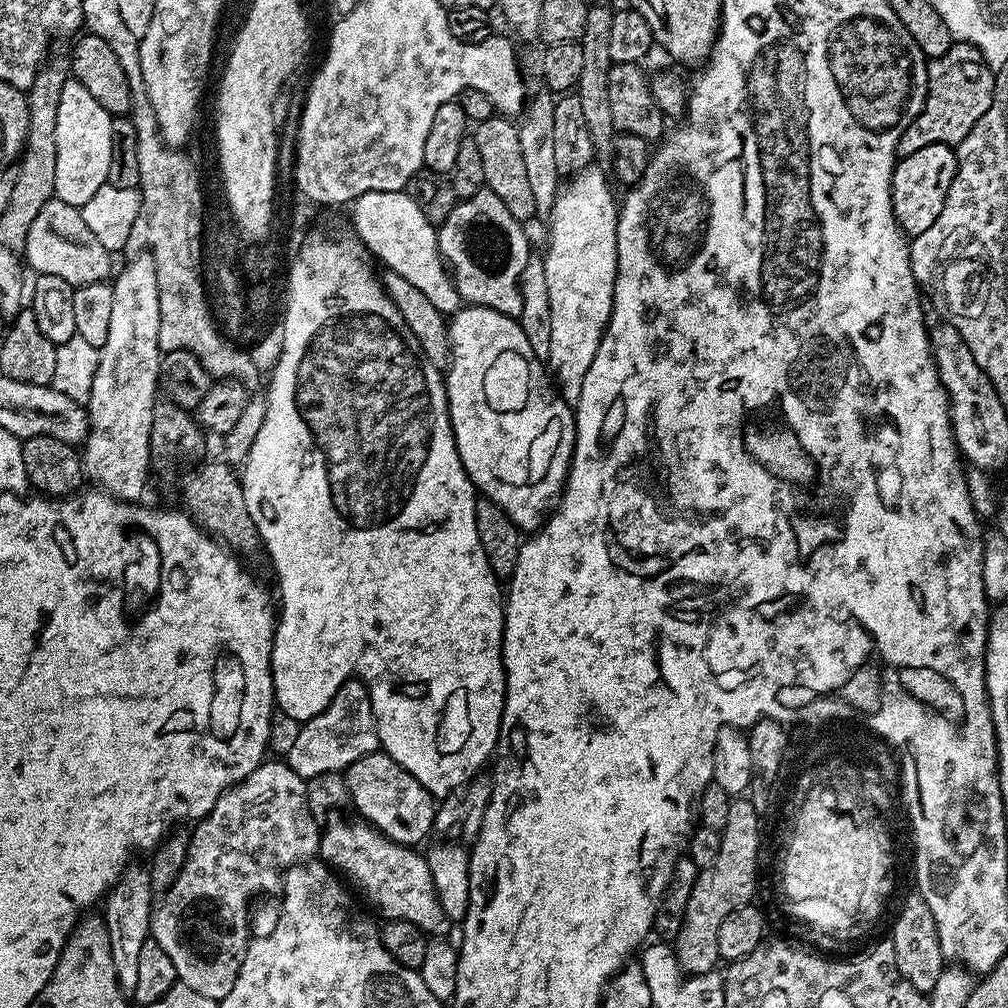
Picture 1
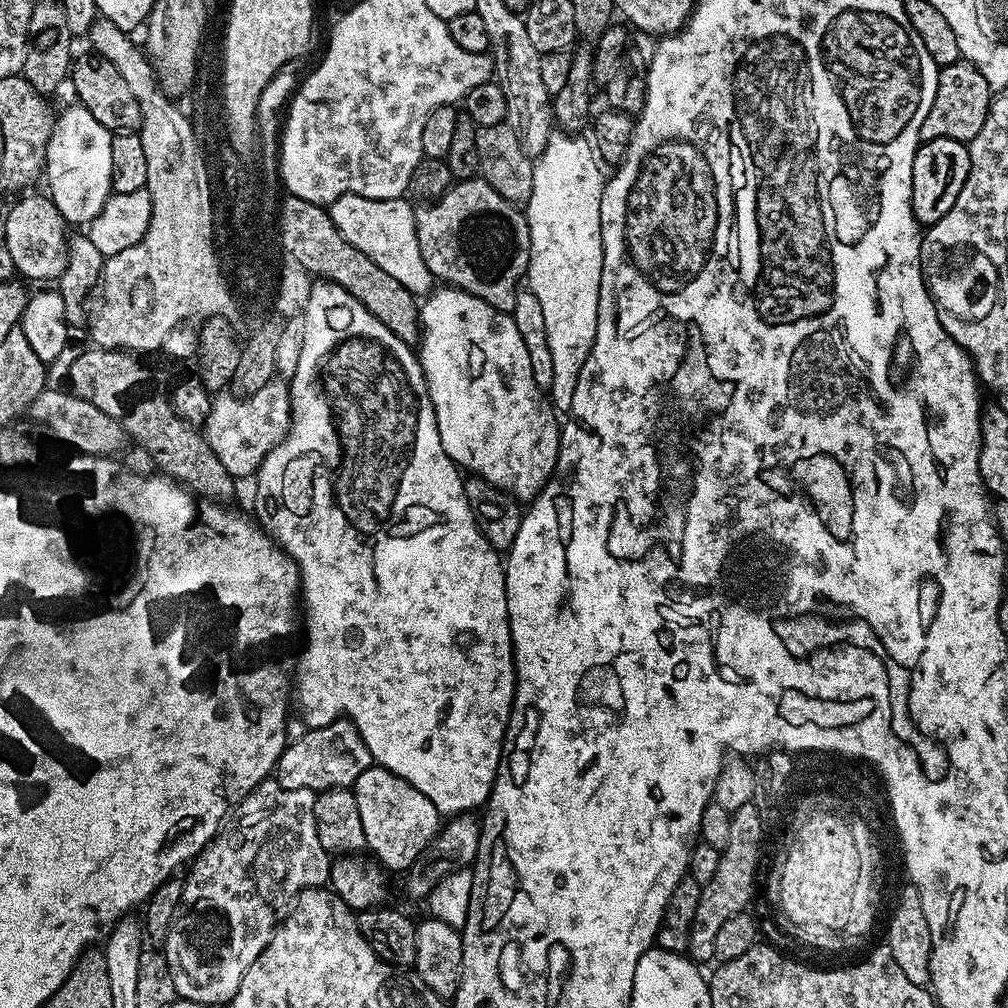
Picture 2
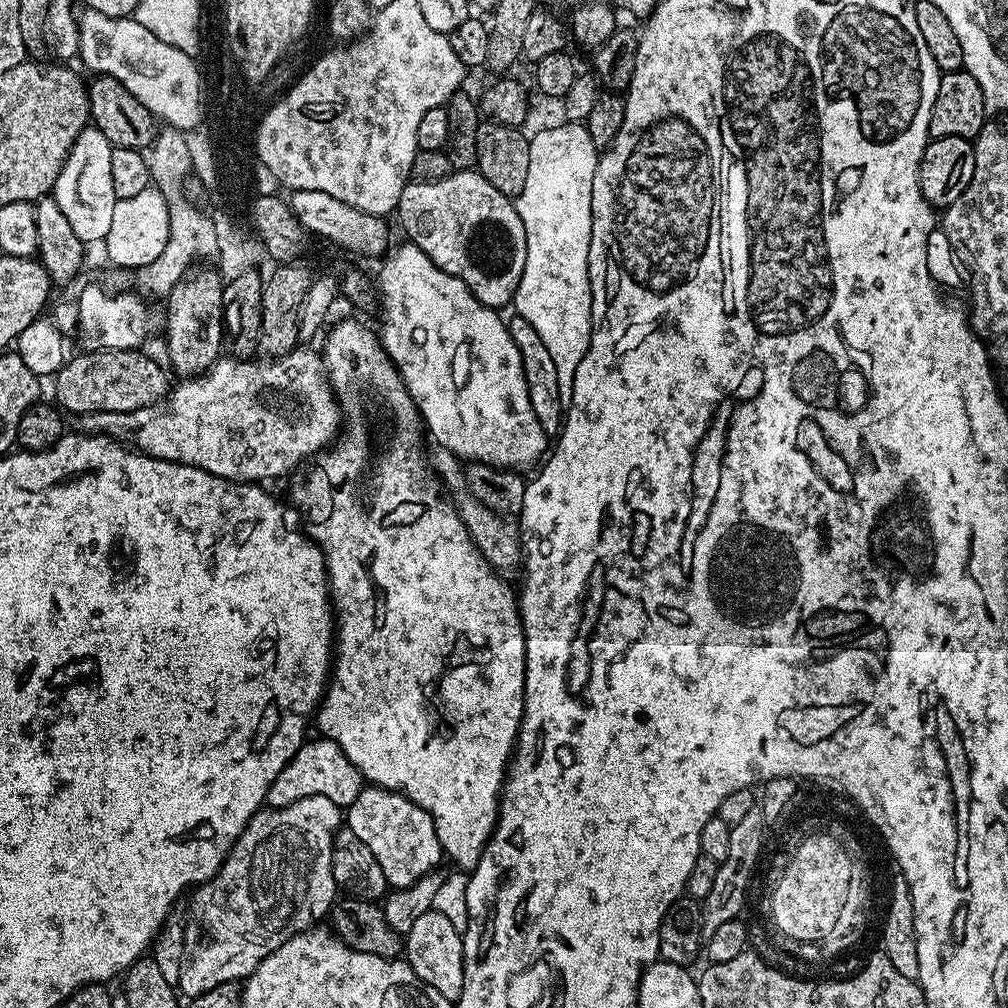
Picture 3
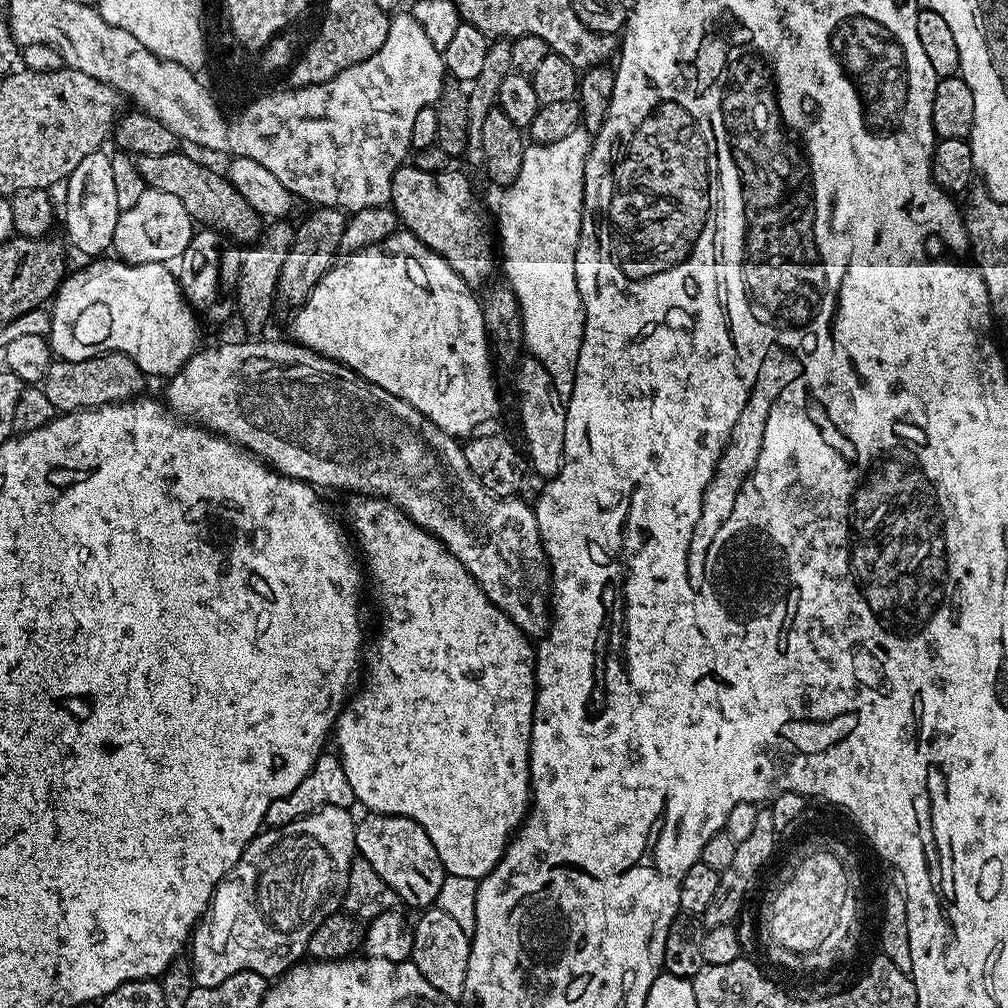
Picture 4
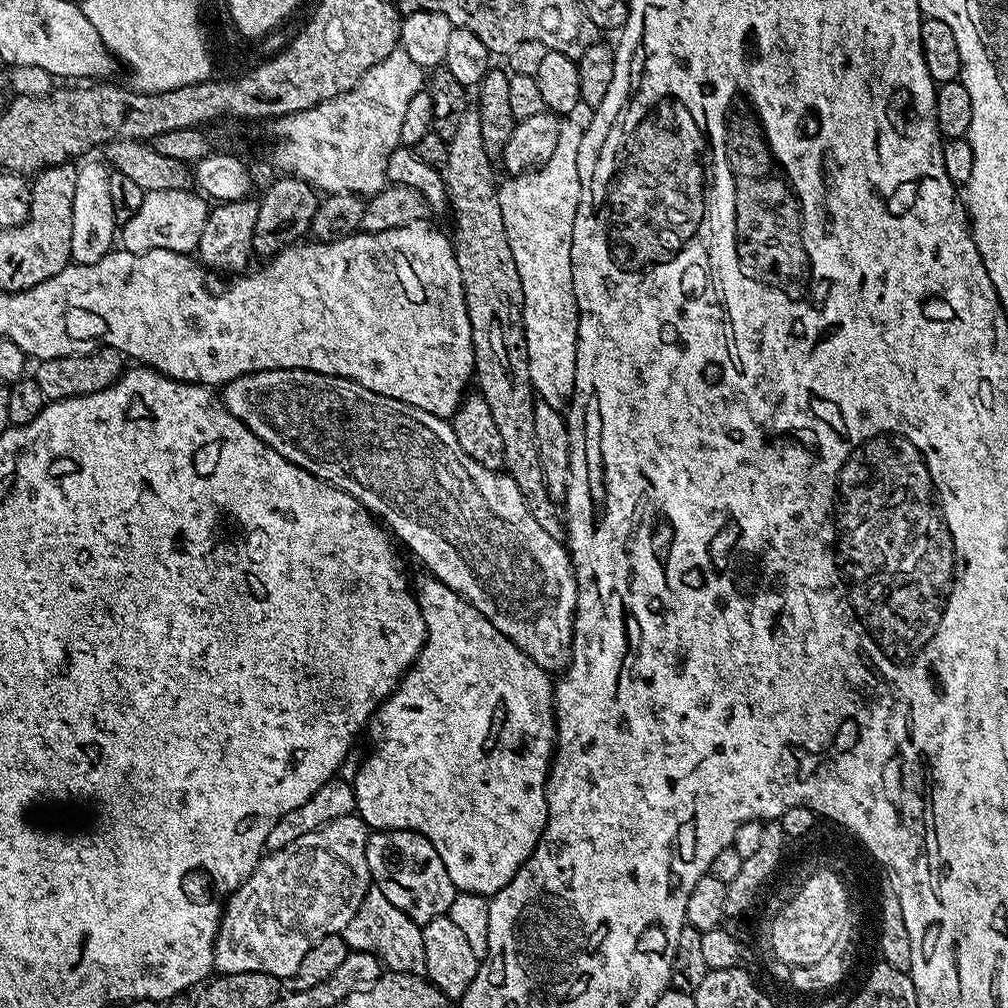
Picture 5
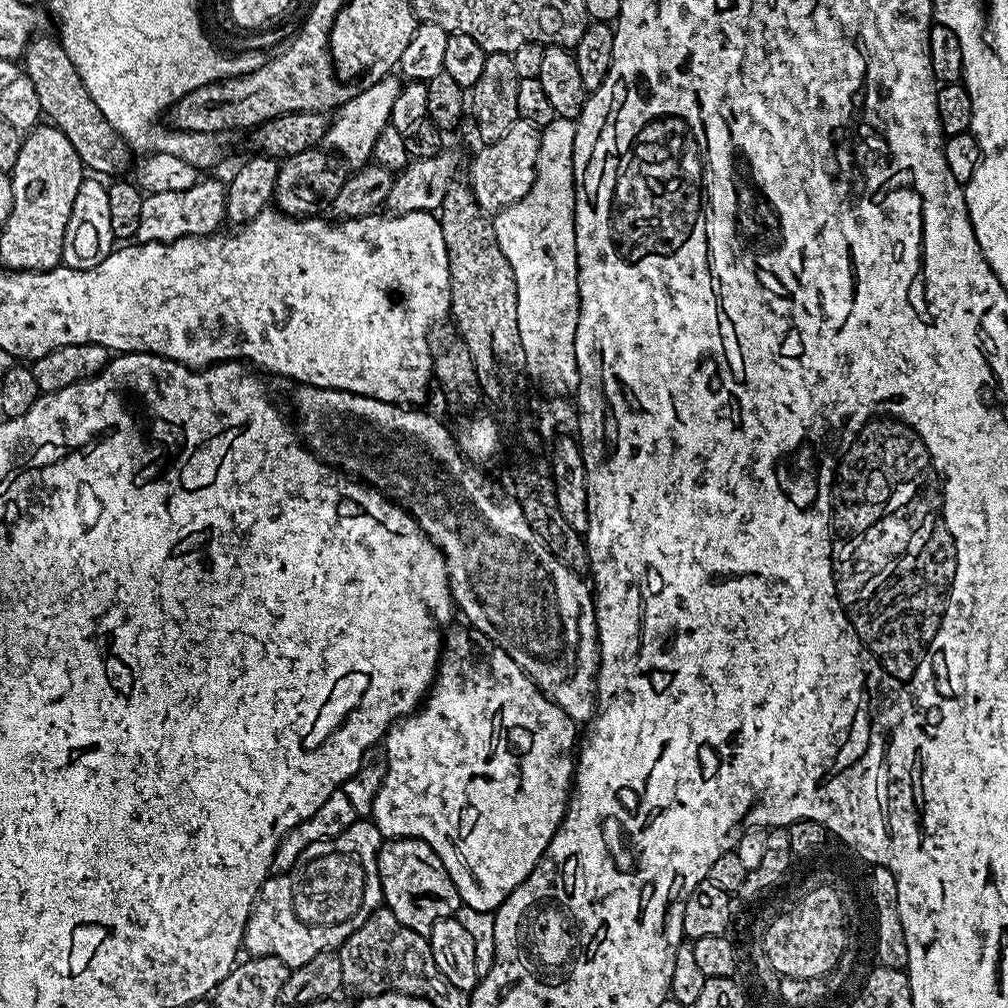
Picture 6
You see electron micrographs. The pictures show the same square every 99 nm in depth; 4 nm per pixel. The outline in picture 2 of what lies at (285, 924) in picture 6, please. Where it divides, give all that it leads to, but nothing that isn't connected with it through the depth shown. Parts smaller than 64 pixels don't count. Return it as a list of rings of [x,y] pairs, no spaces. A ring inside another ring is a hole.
[[[275,778],[263,780],[258,787],[252,791],[245,800],[236,805],[234,811],[220,825],[220,830],[216,837],[211,840],[200,855],[192,861],[187,869],[188,876],[183,877],[184,889],[182,890],[182,902],[178,902],[178,910],[174,910],[174,918],[170,922],[170,930],[166,934],[162,951],[164,957],[168,959],[170,974],[174,974],[174,986],[176,987],[179,999],[193,1000],[201,1006],[208,1004],[227,1005],[229,1000],[234,998],[246,970],[258,958],[258,954],[264,952],[264,947],[272,941],[273,934],[280,927],[281,923],[288,919],[297,898],[299,898],[307,888],[323,888],[330,880],[330,853],[322,850],[322,842],[318,842],[318,826],[314,818],[314,802],[317,793],[310,790],[286,790],[276,781]]]

